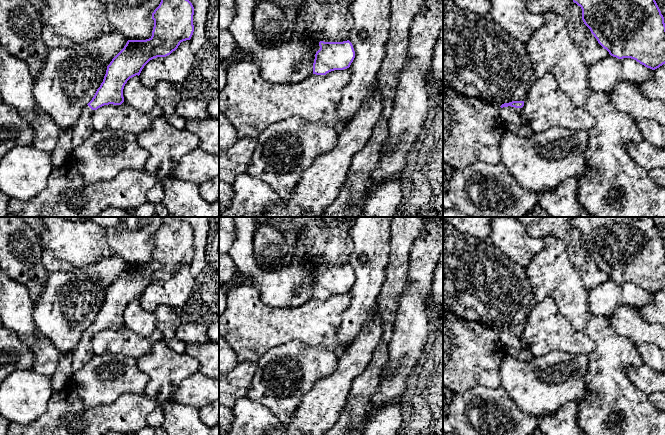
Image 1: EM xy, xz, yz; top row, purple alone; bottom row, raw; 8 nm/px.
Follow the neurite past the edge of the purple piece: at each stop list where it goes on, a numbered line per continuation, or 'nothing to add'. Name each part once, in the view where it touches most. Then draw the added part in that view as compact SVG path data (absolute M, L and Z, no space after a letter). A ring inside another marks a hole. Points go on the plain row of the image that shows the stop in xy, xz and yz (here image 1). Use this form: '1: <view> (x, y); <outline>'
1: yz (511, 340); M503 331L500 337L506 354L520 361L530 360L533 357L533 354L522 344L522 332Z

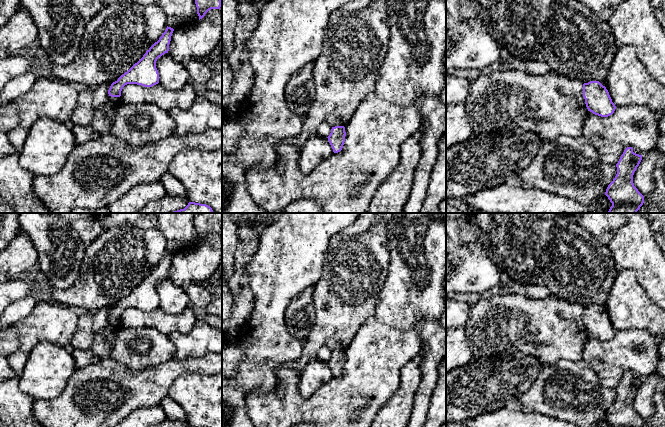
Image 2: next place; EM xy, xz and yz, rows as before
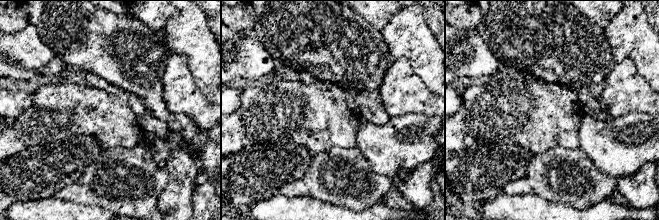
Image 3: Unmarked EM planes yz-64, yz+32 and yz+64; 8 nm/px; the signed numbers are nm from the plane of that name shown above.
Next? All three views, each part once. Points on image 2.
nothing to add

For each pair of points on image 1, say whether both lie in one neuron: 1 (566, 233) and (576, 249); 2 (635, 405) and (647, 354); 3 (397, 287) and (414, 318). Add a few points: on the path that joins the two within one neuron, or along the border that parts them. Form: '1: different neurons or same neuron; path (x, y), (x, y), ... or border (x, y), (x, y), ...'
1: same neuron; path (570, 237), (573, 245)
2: different neurons; border (636, 347), (643, 362)
3: different neurons; border (408, 271), (407, 282), (396, 317)

